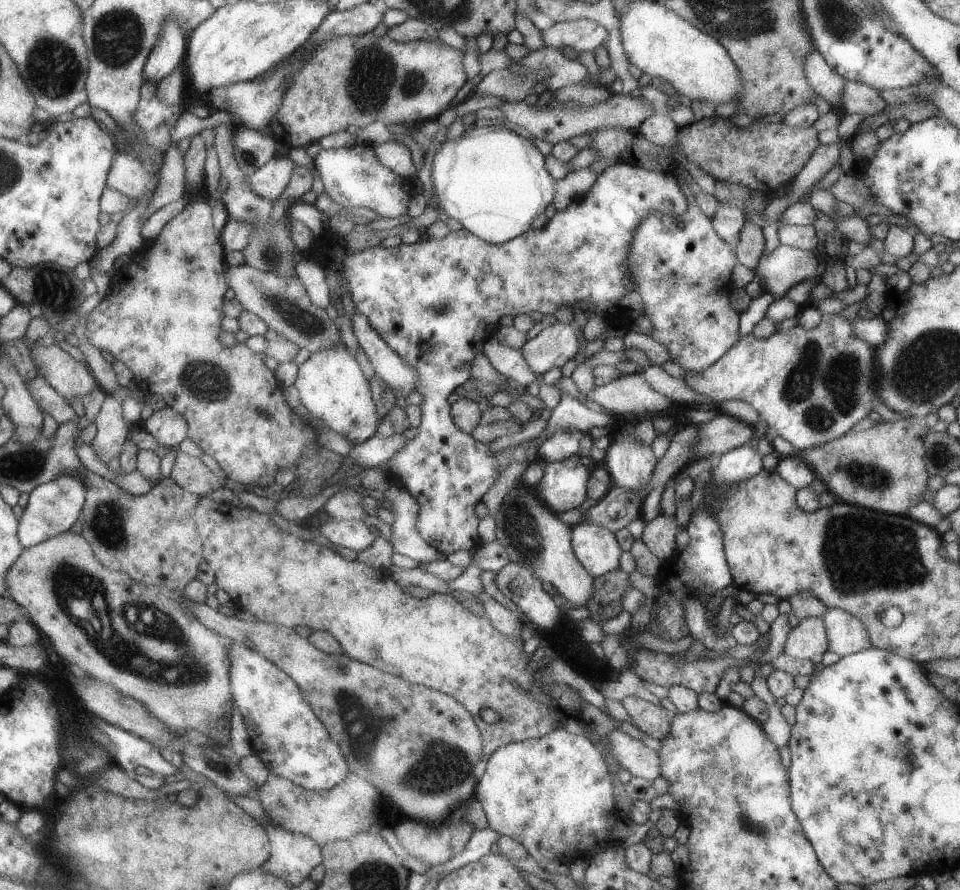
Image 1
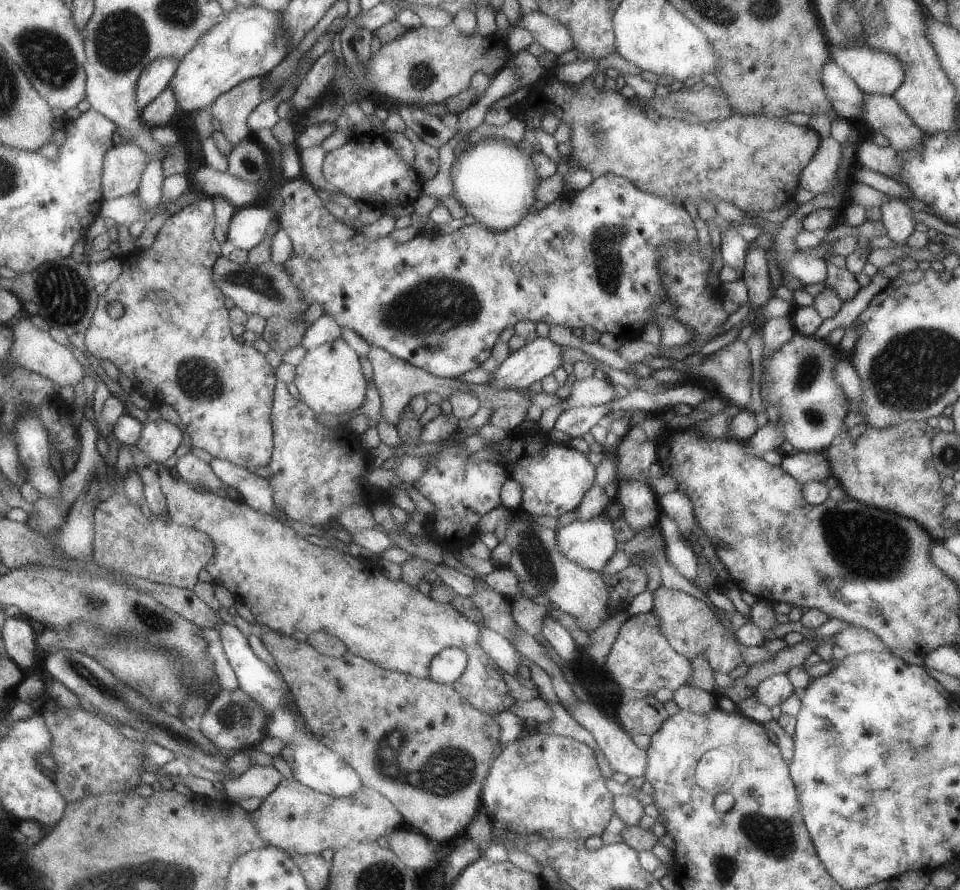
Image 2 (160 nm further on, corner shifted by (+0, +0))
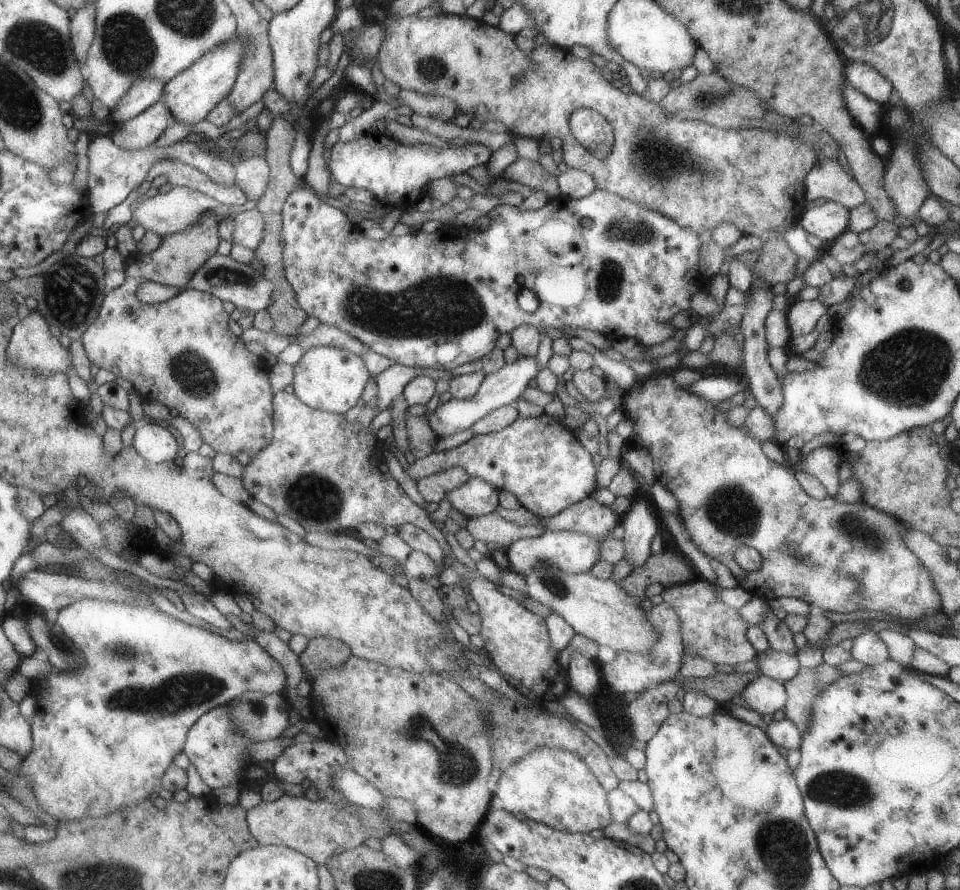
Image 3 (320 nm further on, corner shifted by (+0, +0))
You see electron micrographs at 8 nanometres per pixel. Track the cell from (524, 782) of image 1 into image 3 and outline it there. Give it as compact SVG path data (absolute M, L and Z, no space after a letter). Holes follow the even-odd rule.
M540 747L502 771L501 778L498 780L498 789L494 793L494 800L498 807L512 814L524 813L528 819L547 824L556 830L569 833L589 833L596 828L603 830L613 822L607 802L608 793L598 782L590 767L579 756L564 749Z

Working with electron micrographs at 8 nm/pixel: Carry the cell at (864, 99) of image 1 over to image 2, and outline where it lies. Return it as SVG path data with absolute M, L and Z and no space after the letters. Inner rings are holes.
M865 94L861 119L884 134L897 152L910 152L922 146L924 133L893 96Z

